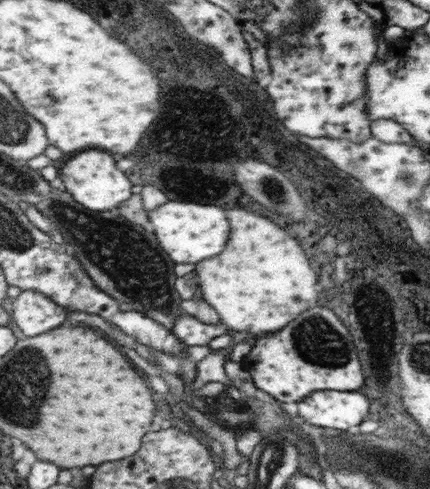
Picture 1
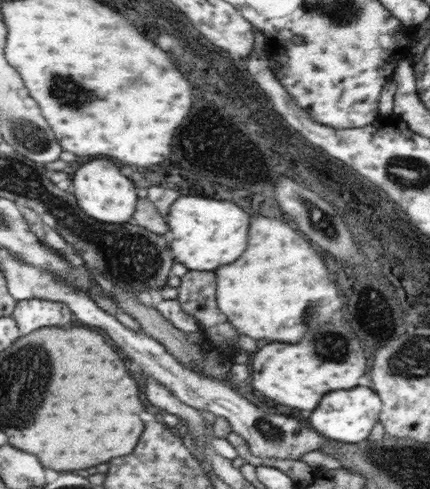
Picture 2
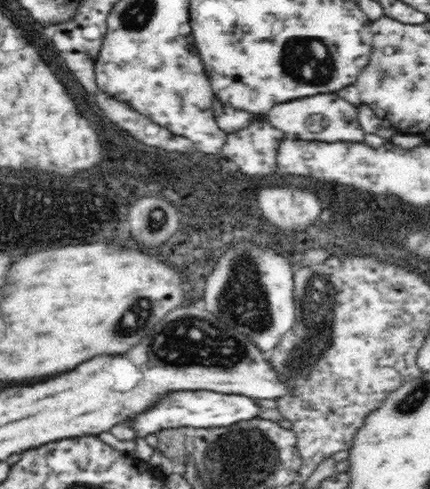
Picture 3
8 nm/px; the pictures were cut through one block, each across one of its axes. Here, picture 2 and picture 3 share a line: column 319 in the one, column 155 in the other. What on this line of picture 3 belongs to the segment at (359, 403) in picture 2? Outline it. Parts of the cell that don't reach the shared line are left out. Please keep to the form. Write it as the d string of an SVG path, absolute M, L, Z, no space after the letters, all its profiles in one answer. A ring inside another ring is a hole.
M172 392L172 396L164 396L160 404L152 404L148 412L140 412L132 416L132 420L126 420L134 430L136 438L146 438L148 434L158 434L160 430L168 428L228 428L232 424L240 424L250 418L258 418L258 406L252 402L252 398L244 396L230 396L230 394L218 394L218 392Z

